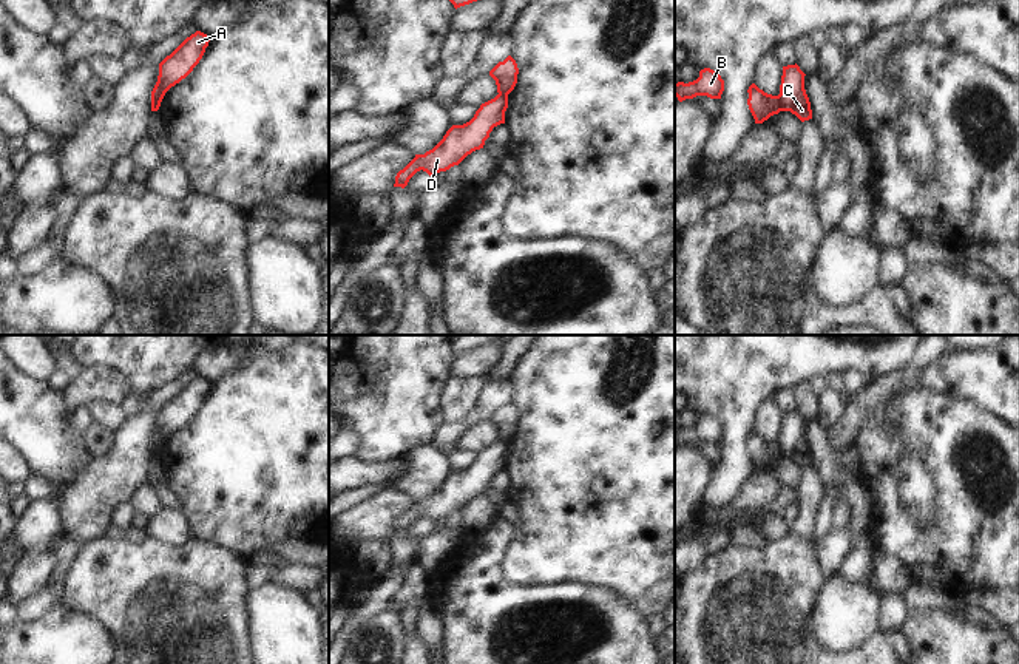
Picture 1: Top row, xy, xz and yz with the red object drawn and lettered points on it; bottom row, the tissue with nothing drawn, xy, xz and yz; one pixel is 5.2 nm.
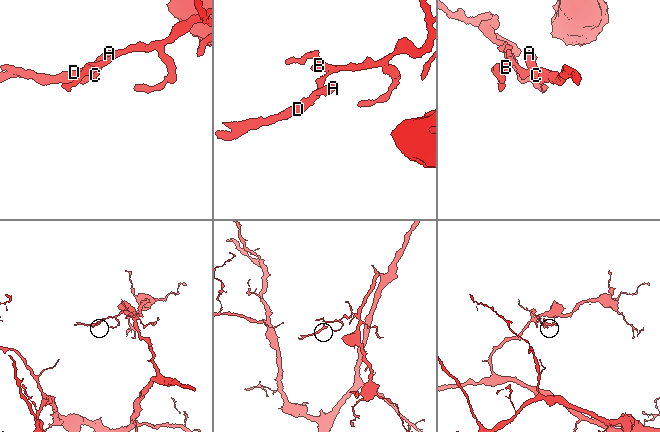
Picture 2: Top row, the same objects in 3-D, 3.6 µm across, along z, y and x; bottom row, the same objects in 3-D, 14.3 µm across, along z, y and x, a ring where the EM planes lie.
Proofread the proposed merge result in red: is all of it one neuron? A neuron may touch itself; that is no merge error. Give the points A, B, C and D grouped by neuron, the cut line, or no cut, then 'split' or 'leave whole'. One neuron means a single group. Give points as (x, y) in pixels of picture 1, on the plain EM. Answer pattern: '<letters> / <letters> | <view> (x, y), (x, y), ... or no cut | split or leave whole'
A C D / B | yz (778, 440), (780, 456) | split

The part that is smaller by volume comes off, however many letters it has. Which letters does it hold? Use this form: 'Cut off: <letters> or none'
Cut off: A, C, D

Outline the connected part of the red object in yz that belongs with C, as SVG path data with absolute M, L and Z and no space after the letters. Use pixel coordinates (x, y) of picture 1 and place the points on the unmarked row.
M783 412L781 431L780 431L780 457L790 457L801 468L812 465L811 448L804 435L804 418L800 412Z

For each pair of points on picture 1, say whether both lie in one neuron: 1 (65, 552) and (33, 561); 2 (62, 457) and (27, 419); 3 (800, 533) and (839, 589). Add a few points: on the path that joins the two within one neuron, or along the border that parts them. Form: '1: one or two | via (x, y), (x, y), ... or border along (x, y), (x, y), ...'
1: two | border along (45, 550), (27, 550), (23, 553)
2: one | via (53, 448), (36, 428)
3: two | border along (826, 579), (812, 613)

